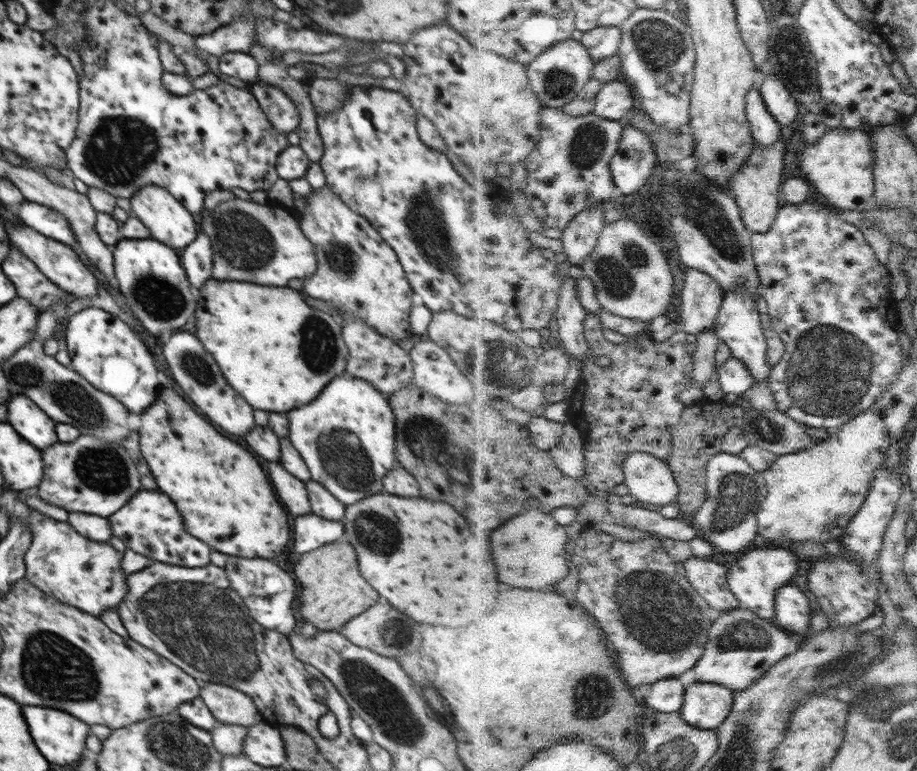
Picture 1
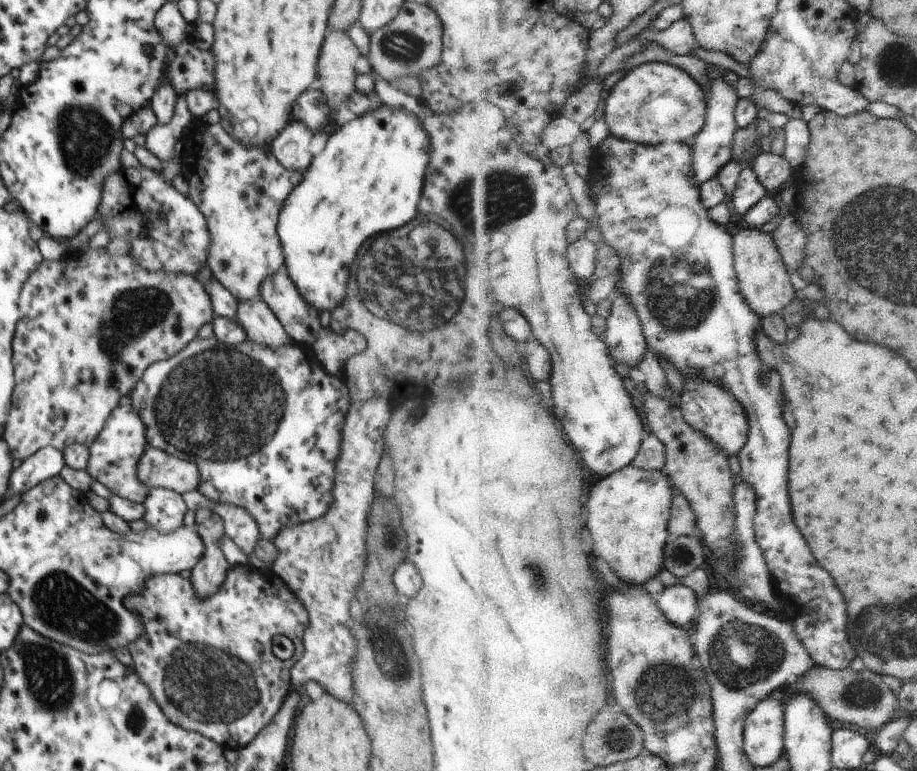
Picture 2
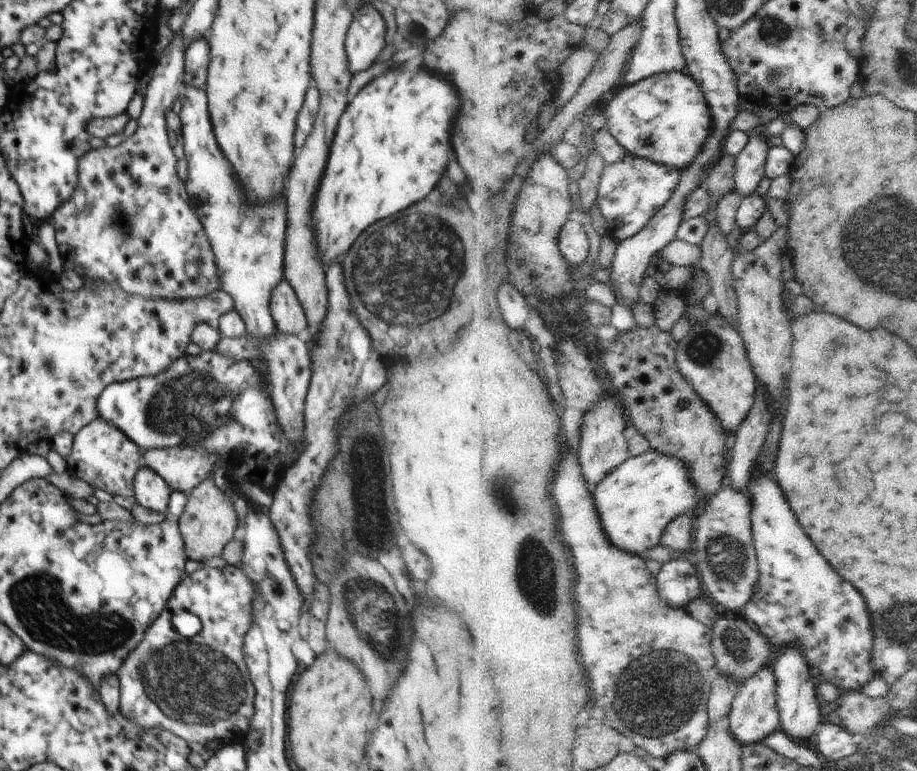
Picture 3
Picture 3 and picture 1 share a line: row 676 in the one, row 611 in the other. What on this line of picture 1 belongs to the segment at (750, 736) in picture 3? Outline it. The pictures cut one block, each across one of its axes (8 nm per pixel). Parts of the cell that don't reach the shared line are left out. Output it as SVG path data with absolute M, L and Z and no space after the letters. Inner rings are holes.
M782 544L768 549L754 548L740 555L740 560L730 566L729 583L742 605L757 612L760 617L775 621L777 619L777 594L780 588L793 582L796 572L800 570L798 554L786 549Z

